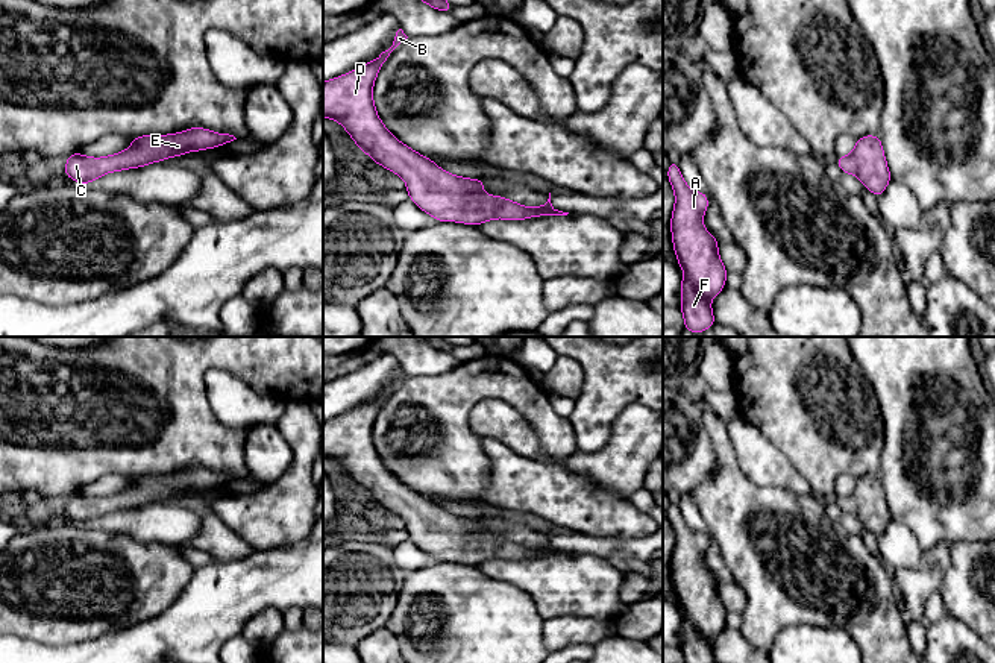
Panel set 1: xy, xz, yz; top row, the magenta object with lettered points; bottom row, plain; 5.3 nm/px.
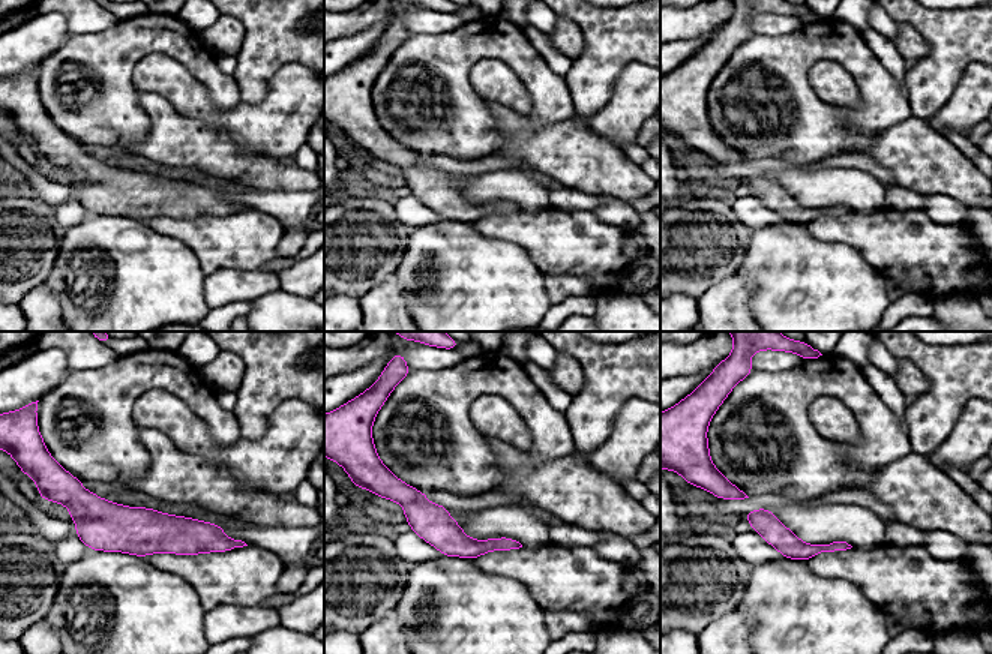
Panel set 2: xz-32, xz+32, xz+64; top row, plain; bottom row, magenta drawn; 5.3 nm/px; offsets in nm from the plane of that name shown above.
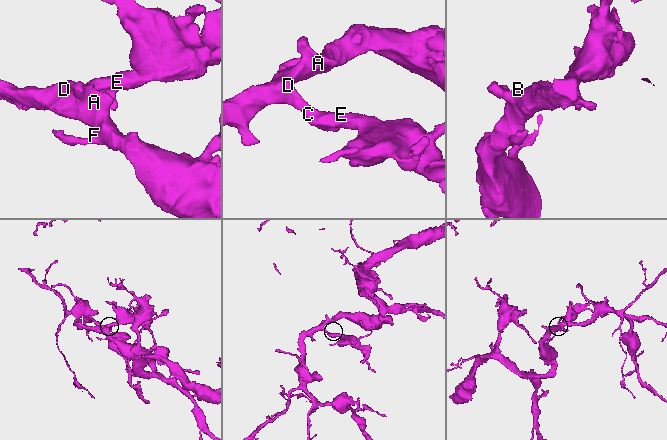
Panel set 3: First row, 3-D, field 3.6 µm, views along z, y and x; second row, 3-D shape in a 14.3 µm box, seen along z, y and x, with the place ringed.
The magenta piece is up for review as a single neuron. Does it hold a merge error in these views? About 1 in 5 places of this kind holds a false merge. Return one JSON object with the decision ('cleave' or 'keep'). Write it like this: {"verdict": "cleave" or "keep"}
{"verdict": "keep"}

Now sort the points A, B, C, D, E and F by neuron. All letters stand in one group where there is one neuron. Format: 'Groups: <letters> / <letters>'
Groups: A B C D E F

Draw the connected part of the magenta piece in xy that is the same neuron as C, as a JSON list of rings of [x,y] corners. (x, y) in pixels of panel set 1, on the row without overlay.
[[[190,467],[168,475],[141,475],[132,478],[129,489],[115,495],[91,498],[74,492],[67,496],[64,513],[77,523],[91,523],[109,511],[138,508],[173,496],[184,498],[185,492],[215,489],[234,479],[237,479],[234,475],[205,467]]]

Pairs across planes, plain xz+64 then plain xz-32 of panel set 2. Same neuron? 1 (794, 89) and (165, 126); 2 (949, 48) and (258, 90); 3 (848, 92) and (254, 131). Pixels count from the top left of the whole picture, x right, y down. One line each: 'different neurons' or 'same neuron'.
1: different neurons
2: same neuron
3: same neuron

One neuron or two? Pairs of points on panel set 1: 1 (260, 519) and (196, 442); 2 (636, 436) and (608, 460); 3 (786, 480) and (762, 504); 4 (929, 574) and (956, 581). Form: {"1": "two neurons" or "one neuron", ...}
{"1": "two neurons", "2": "one neuron", "3": "two neurons", "4": "two neurons"}

